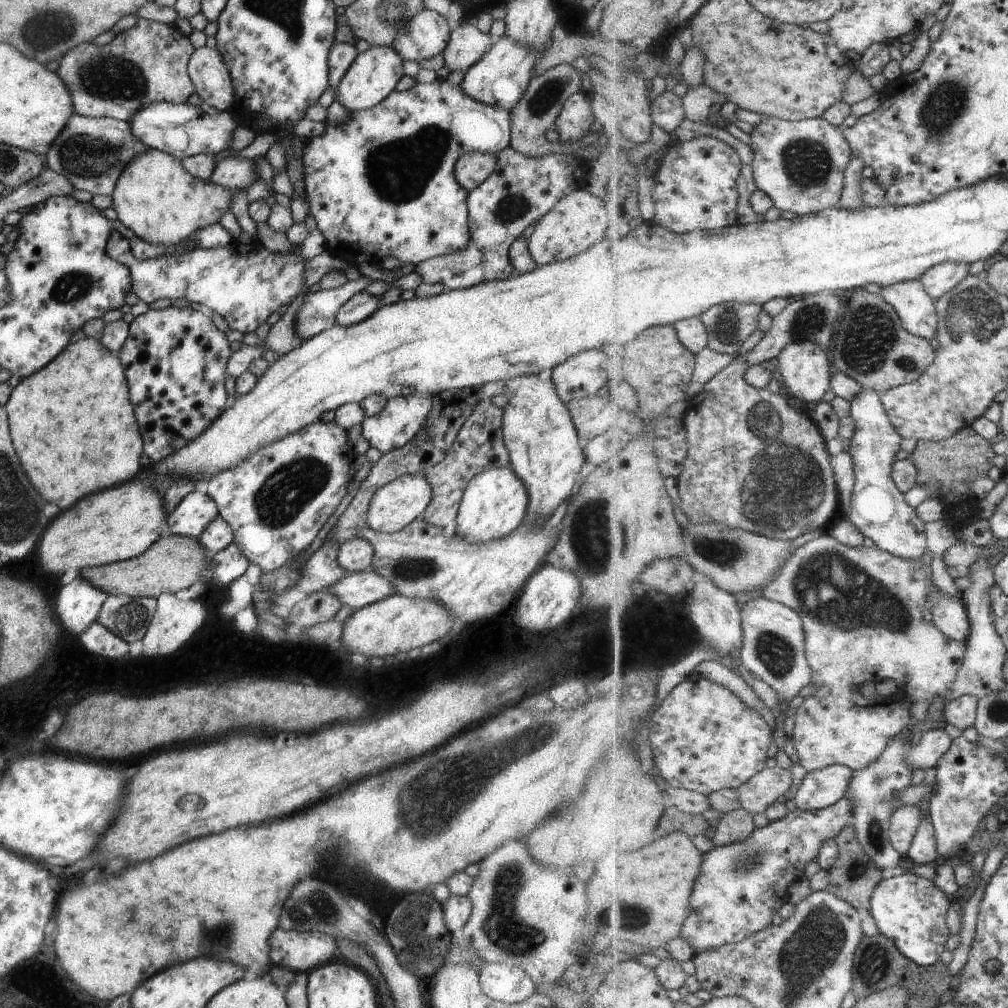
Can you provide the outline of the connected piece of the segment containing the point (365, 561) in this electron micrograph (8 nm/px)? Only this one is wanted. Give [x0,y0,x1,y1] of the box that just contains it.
[338,537,374,573]

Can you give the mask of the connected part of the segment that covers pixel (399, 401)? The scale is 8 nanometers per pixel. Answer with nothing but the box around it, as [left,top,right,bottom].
[360,395,432,453]

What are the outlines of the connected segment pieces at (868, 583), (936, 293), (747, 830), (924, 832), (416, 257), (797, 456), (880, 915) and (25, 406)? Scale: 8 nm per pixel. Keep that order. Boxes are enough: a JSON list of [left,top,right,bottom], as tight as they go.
[[762,531,967,772],[920,262,969,301],[713,808,757,846],[907,814,941,866],[302,79,510,266],[677,356,839,539],[868,873,954,967],[3,337,144,508]]

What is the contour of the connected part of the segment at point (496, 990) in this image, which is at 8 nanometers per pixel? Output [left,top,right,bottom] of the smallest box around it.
[478,961,535,1005]

